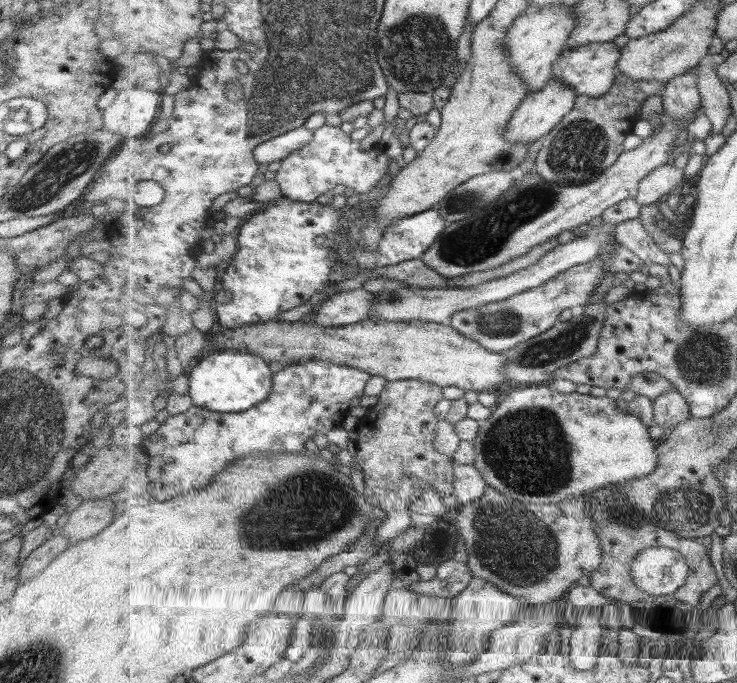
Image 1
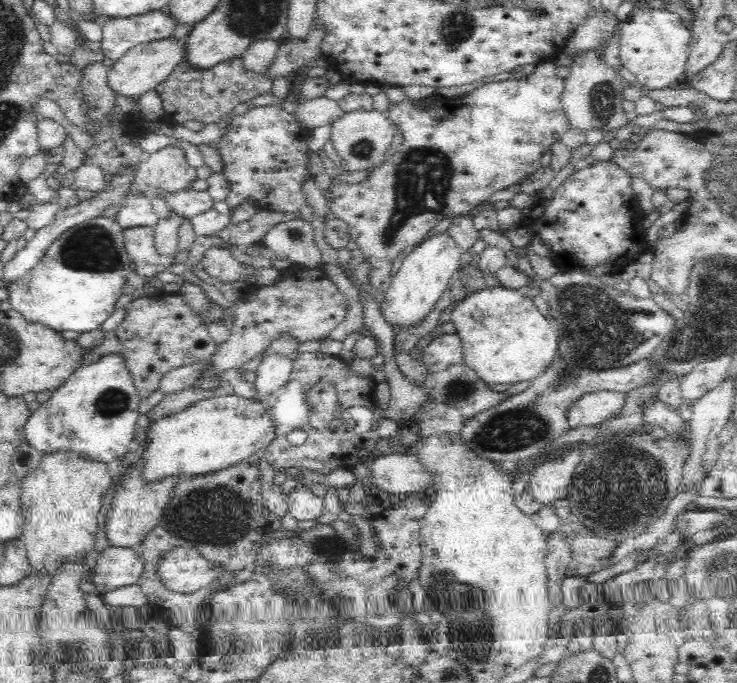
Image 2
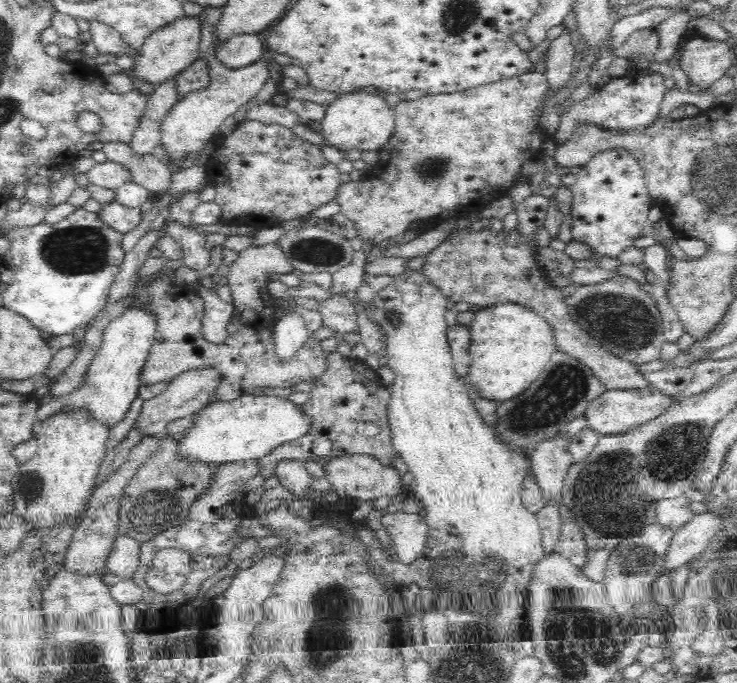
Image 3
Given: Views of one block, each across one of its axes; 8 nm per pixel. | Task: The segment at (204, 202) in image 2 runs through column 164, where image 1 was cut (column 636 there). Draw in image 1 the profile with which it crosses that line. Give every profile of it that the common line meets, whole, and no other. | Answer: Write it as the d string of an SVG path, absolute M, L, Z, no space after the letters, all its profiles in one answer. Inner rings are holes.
M665 164L641 182L640 191L635 200L640 207L658 204L673 190L684 186L685 181L686 174L683 169L675 168L674 164Z

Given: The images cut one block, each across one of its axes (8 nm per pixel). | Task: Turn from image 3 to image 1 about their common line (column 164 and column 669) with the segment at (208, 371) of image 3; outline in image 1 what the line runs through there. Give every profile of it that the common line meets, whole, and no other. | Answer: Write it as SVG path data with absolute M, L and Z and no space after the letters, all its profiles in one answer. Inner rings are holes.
M675 388L654 400L654 415L654 423L663 427L666 434L692 417L688 400Z

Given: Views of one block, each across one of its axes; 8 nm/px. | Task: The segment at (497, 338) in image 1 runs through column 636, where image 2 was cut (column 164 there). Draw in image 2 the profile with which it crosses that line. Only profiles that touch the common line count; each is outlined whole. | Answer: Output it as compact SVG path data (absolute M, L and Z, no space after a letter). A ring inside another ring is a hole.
M152 226L126 228L124 240L133 271L140 276L154 279L158 272L164 272L178 262L174 255L158 252L154 245L154 227Z

